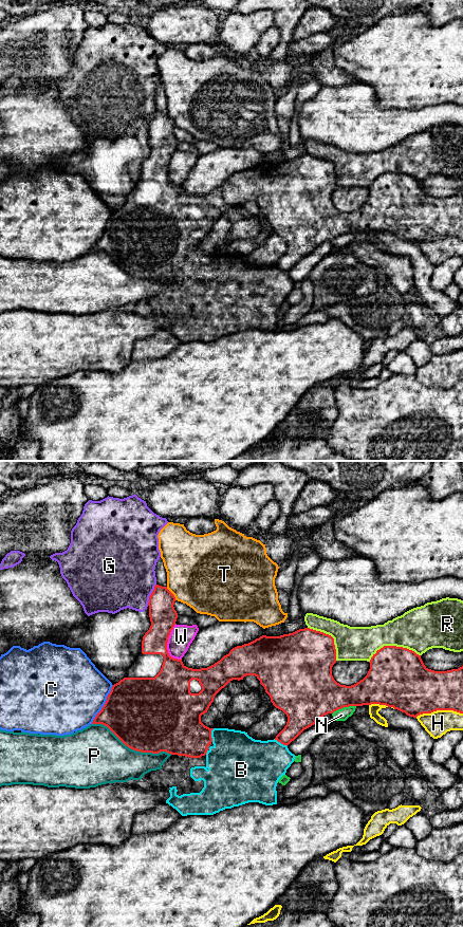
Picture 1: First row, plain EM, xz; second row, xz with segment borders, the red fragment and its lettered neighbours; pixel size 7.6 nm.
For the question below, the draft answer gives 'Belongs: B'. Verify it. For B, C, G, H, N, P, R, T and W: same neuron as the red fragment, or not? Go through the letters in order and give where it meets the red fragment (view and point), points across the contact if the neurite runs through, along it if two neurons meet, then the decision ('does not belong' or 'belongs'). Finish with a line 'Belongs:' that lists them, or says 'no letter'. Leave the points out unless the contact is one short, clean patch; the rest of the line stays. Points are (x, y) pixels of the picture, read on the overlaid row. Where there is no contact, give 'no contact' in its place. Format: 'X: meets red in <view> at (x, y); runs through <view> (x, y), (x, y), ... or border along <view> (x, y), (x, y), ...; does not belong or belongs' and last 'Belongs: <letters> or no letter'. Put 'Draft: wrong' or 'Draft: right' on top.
Draft: right
B: meets red in xz at (210, 735); belongs
C: meets red in xz at (105, 704); does not belong
G: meets red in xz at (151, 594); does not belong
H: meets red in xz at (439, 709); does not belong
N: meets red in xz at (344, 706); does not belong
P: meets red in xz at (132, 748); does not belong
R: meets red in xz at (392, 646); does not belong
T: meets red in xz at (171, 593); does not belong
W: meets red in xz at (166, 645); does not belong
Belongs: B

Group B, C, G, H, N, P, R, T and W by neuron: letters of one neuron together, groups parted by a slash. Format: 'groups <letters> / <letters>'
groups B / C / G / H / N / P / R / T / W

